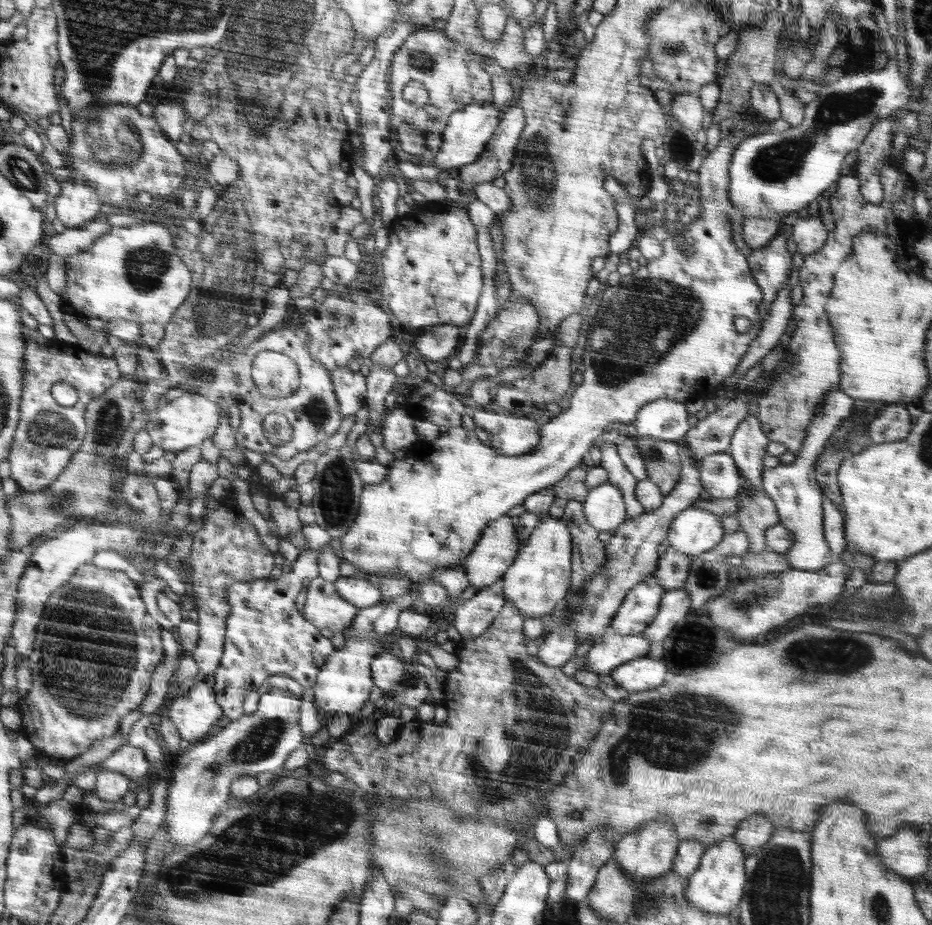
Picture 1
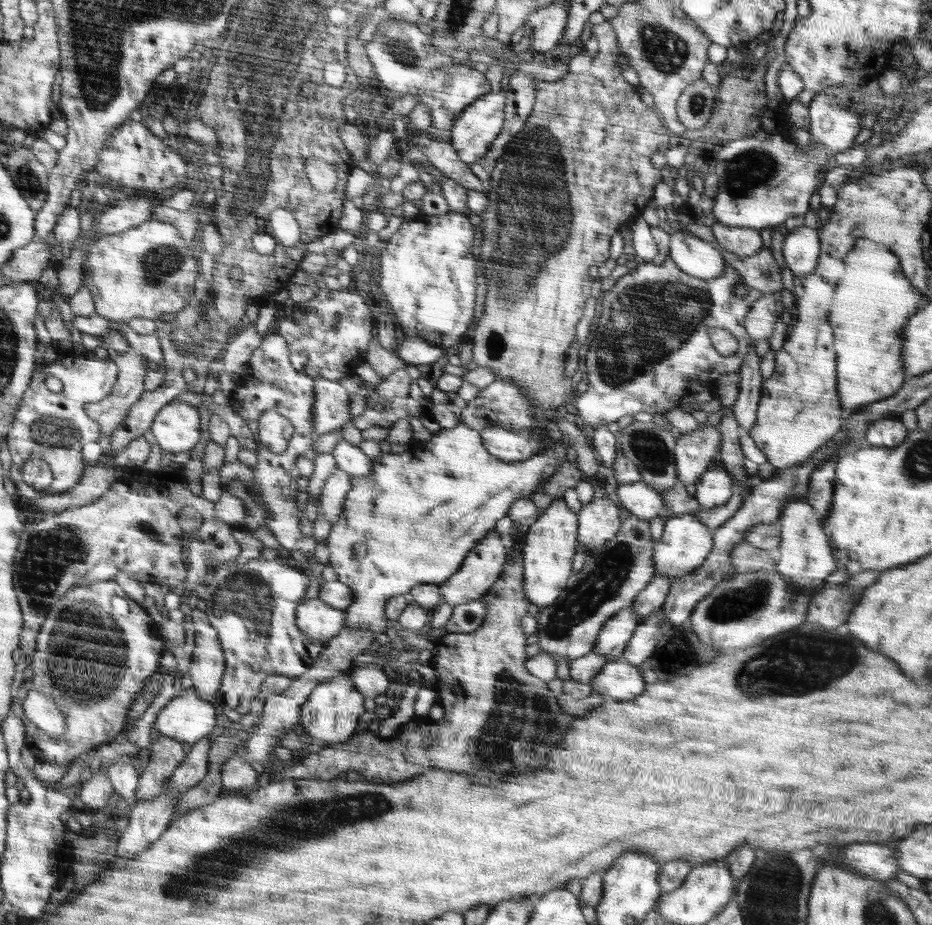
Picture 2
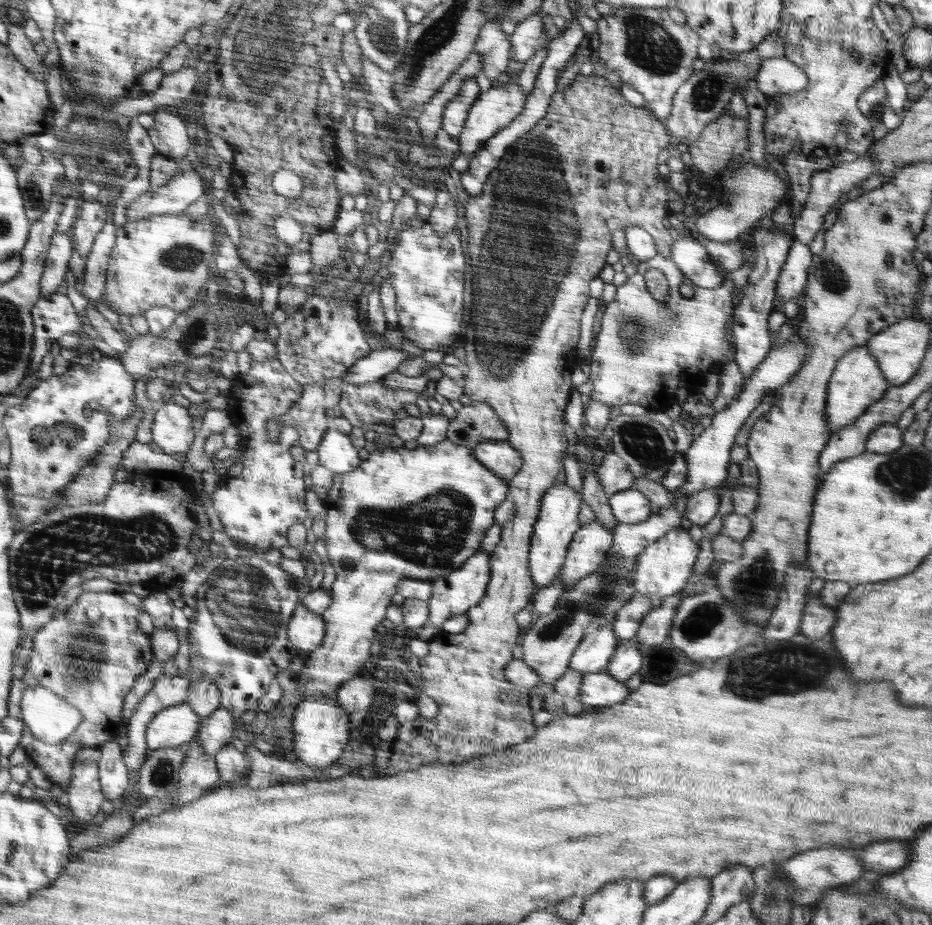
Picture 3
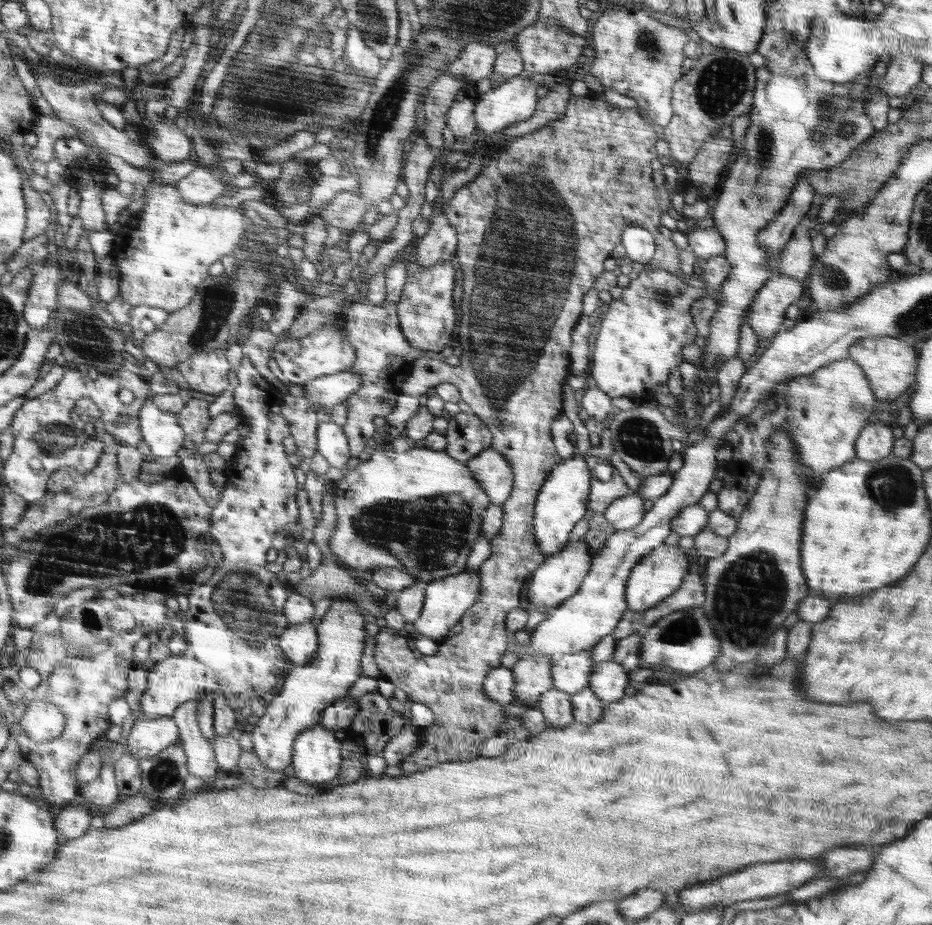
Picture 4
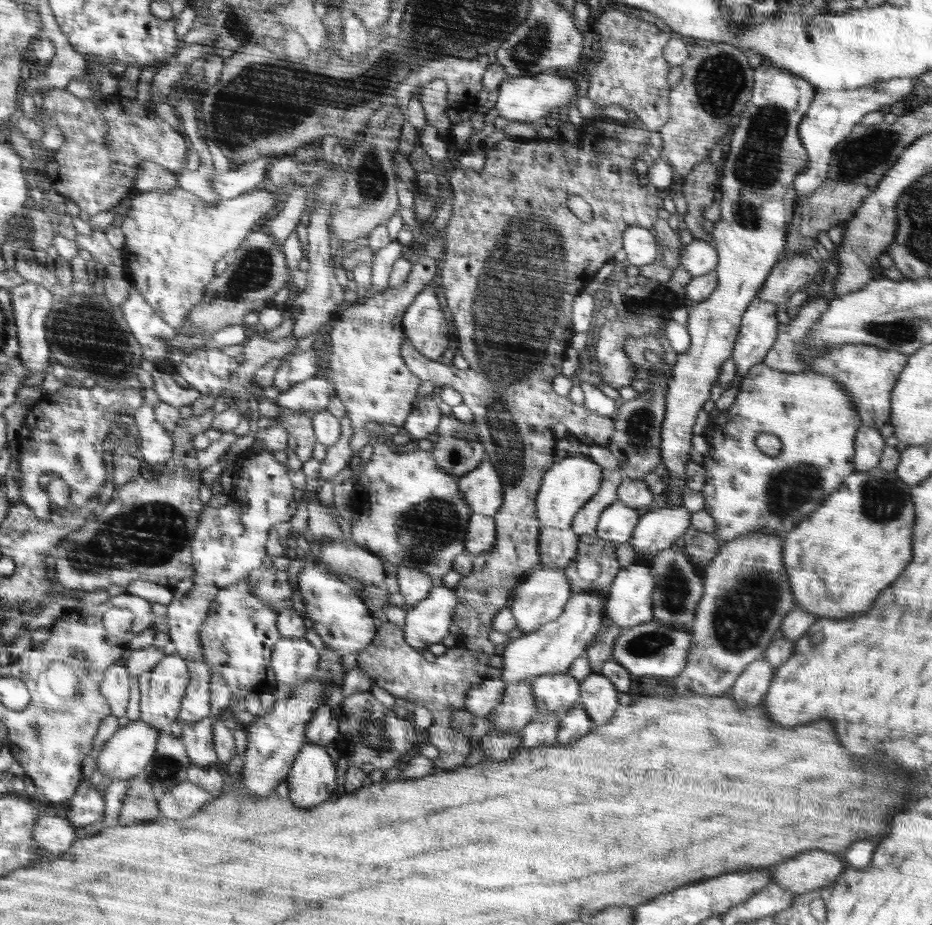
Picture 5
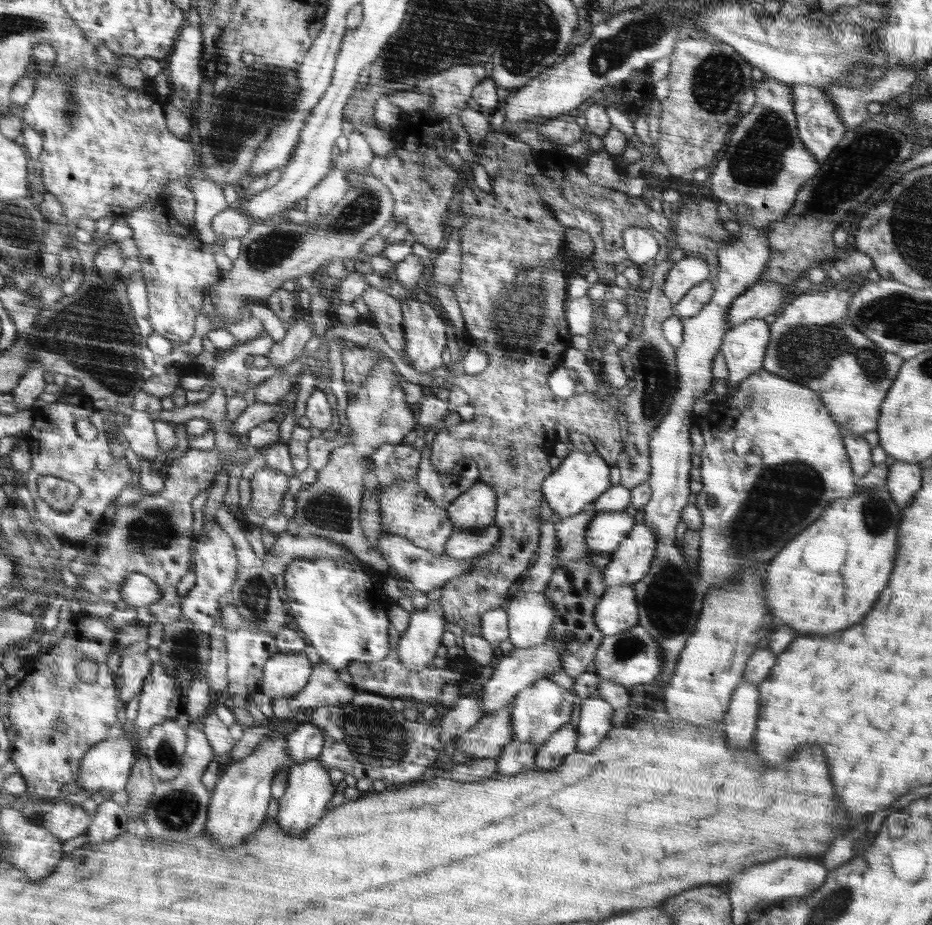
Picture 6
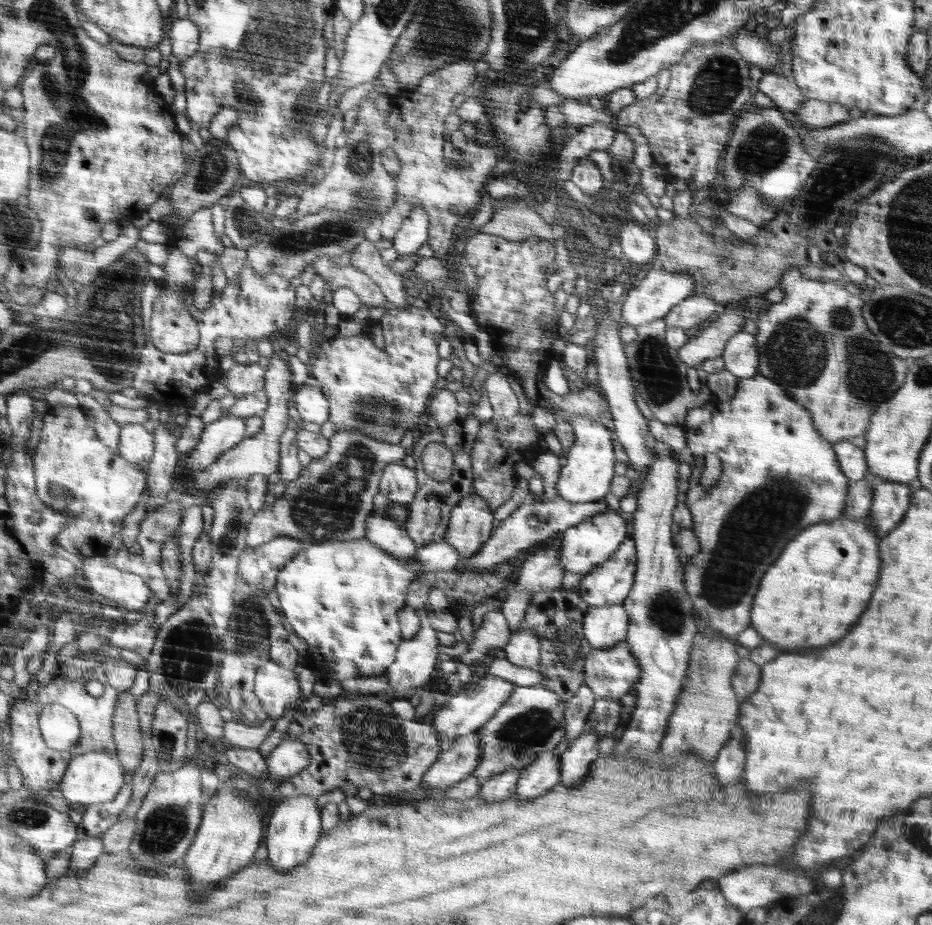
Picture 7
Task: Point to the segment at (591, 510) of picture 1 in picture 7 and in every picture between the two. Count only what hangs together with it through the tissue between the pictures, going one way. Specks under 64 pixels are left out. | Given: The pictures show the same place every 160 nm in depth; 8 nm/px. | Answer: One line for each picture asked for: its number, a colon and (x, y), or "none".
2: (598, 521)
3: (586, 552)
4: (561, 575)
5: (540, 598)
6: (530, 615)
7: (523, 649)

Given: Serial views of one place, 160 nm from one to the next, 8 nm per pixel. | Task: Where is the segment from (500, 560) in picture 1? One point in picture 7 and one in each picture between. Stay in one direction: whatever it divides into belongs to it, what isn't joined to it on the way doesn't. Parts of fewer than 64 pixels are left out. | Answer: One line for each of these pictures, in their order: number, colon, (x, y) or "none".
2: (483, 565)
3: (454, 594)
4: (446, 601)
5: (428, 623)
6: (416, 648)
7: (415, 660)

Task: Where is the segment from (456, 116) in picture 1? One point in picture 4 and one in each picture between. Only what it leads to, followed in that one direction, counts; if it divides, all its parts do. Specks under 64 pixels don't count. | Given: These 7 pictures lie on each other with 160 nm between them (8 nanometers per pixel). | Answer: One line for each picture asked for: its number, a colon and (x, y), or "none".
2: (480, 123)
3: (493, 110)
4: (514, 101)

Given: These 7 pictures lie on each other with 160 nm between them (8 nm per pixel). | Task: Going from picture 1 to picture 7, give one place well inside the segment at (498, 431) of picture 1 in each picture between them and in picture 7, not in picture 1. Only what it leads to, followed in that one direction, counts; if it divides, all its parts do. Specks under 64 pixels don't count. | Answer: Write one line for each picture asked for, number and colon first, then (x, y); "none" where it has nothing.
2: (506, 445)
3: (499, 456)
4: (491, 471)
5: (481, 489)
6: (474, 510)
7: (471, 523)

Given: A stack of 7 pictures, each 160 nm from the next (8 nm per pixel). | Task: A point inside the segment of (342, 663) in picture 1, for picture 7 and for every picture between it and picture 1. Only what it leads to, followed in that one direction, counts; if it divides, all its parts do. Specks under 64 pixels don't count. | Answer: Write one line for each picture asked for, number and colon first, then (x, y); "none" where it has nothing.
2: (332, 714)
3: (321, 727)
4: (316, 755)
5: (312, 779)
6: (309, 789)
7: (294, 825)

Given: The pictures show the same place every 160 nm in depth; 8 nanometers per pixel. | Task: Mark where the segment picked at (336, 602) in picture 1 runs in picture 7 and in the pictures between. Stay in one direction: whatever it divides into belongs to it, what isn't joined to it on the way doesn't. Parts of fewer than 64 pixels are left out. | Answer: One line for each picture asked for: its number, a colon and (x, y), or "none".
2: (314, 618)
3: (307, 630)
4: (298, 642)
5: (294, 661)
6: (284, 675)
7: (275, 687)

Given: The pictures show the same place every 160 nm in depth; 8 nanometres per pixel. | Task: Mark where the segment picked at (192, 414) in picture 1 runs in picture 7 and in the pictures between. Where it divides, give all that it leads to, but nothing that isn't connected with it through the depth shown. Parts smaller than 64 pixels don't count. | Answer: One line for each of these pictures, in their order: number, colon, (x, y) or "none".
2: (177, 427)
3: (172, 429)
4: (162, 432)
5: (156, 444)
6: (140, 430)
7: (136, 444)

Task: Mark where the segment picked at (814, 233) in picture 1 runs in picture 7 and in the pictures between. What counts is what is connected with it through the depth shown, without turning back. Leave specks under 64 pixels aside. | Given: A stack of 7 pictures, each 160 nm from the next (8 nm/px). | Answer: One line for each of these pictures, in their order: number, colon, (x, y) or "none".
2: (801, 248)
3: (792, 279)
4: (767, 311)
5: (758, 331)
6: (744, 347)
7: (740, 355)

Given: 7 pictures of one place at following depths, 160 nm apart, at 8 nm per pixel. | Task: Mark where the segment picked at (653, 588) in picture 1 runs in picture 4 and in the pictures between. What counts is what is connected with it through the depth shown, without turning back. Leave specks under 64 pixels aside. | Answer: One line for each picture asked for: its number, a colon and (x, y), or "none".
2: (612, 639)
3: (593, 653)
4: (570, 673)

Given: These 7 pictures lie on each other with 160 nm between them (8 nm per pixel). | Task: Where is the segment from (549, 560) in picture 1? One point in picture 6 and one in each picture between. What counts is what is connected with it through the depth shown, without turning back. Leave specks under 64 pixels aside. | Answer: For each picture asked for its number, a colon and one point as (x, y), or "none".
2: (549, 546)
3: (558, 519)
4: (562, 501)
5: (568, 484)
6: (583, 476)

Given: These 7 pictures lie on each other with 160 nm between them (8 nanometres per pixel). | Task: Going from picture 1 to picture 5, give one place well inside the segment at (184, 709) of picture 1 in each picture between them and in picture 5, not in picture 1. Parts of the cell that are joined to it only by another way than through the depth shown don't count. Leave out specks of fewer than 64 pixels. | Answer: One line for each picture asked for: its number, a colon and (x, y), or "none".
2: (187, 718)
3: (173, 726)
4: (148, 737)
5: (129, 750)

